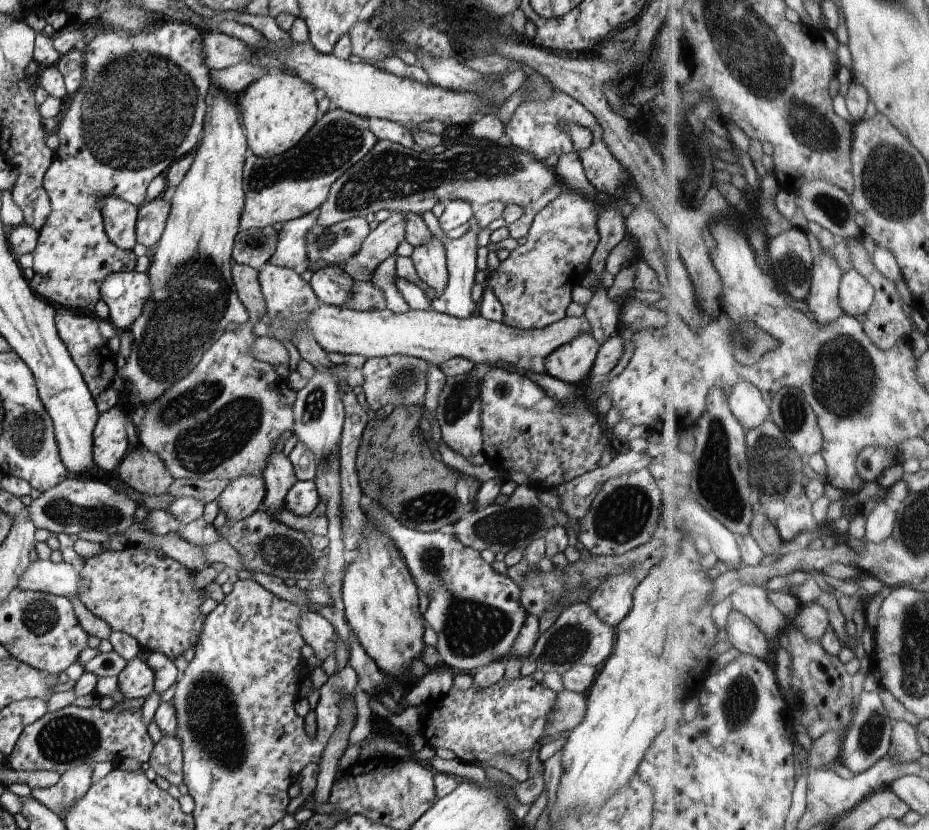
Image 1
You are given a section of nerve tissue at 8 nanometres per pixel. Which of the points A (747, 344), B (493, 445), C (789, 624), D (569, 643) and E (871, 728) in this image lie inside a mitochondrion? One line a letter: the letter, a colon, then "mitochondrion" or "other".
A: mitochondrion
B: other
C: other
D: mitochondrion
E: mitochondrion

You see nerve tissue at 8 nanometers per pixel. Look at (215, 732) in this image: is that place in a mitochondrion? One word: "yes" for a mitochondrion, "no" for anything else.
yes

